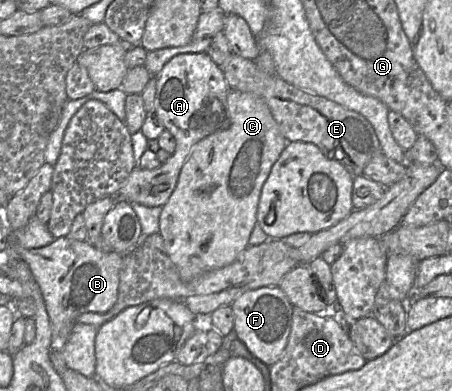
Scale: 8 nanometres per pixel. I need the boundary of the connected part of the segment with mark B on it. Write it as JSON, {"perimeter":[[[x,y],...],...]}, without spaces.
{"perimeter":[[[65,236],[56,238],[45,247],[18,248],[16,254],[29,265],[40,287],[57,345],[66,342],[78,316],[87,312],[105,313],[117,300],[124,255],[116,251],[105,253],[87,240],[78,241]]]}

